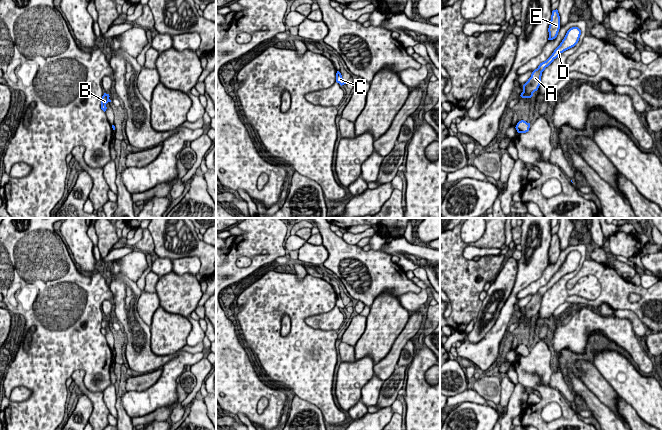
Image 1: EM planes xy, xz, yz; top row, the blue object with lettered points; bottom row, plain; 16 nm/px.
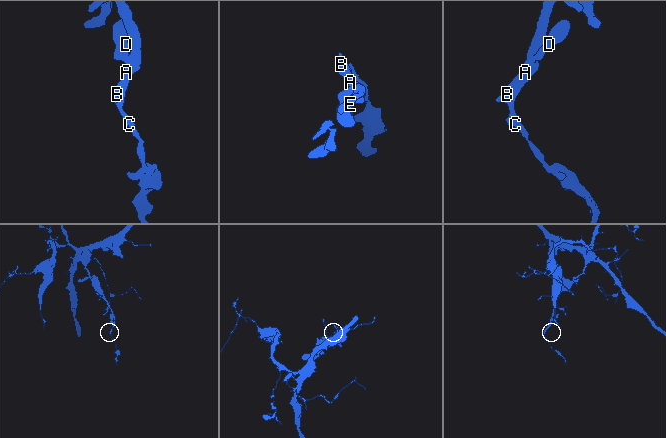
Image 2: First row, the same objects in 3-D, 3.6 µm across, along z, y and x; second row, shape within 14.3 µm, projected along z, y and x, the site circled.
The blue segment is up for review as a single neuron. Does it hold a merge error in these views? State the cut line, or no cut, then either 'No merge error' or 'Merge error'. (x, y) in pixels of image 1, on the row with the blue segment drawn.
No split. No merge error

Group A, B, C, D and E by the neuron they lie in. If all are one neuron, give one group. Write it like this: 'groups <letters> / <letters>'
groups A B C D E

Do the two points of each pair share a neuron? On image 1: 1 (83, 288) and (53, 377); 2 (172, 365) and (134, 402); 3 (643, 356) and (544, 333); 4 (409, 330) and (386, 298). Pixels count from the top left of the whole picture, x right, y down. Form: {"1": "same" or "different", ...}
{"1": "same", "2": "same", "3": "same", "4": "different"}

